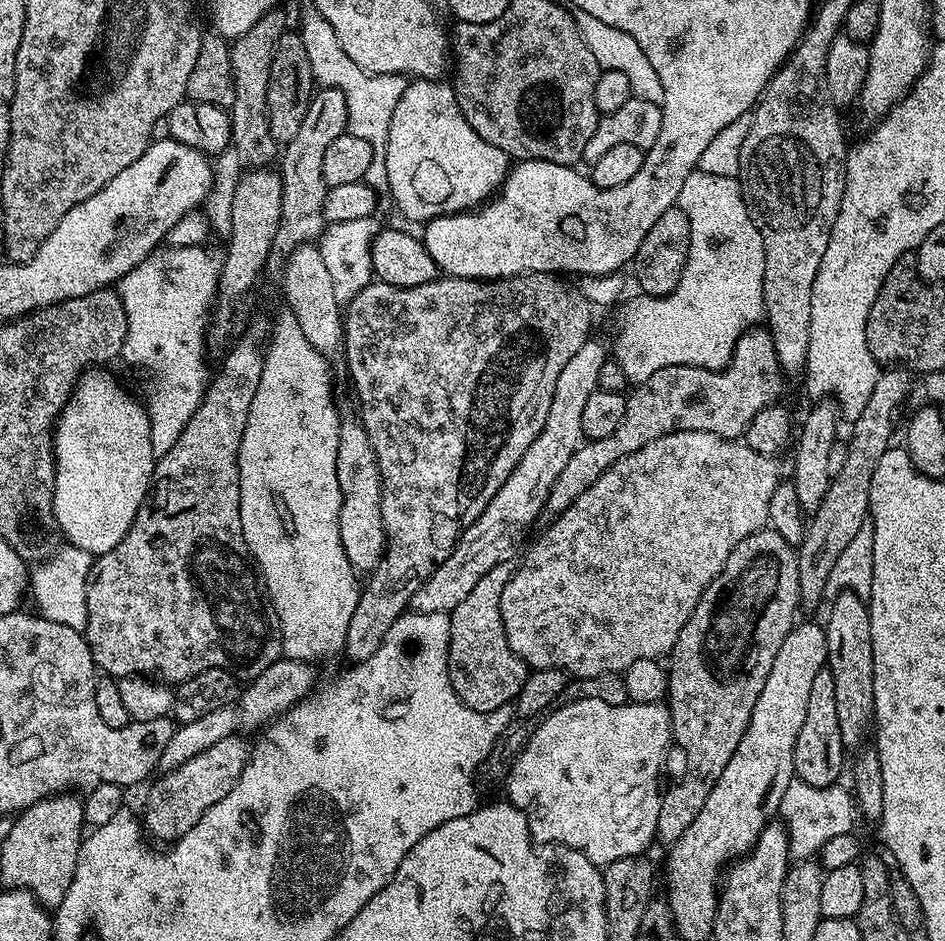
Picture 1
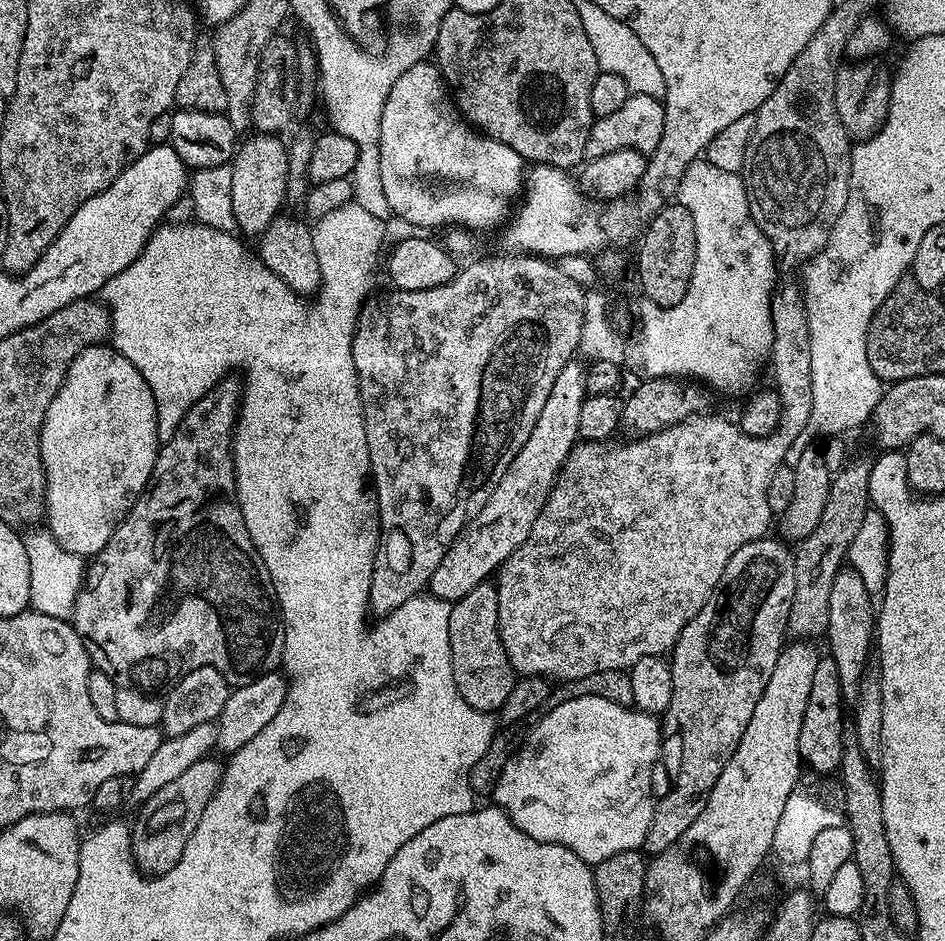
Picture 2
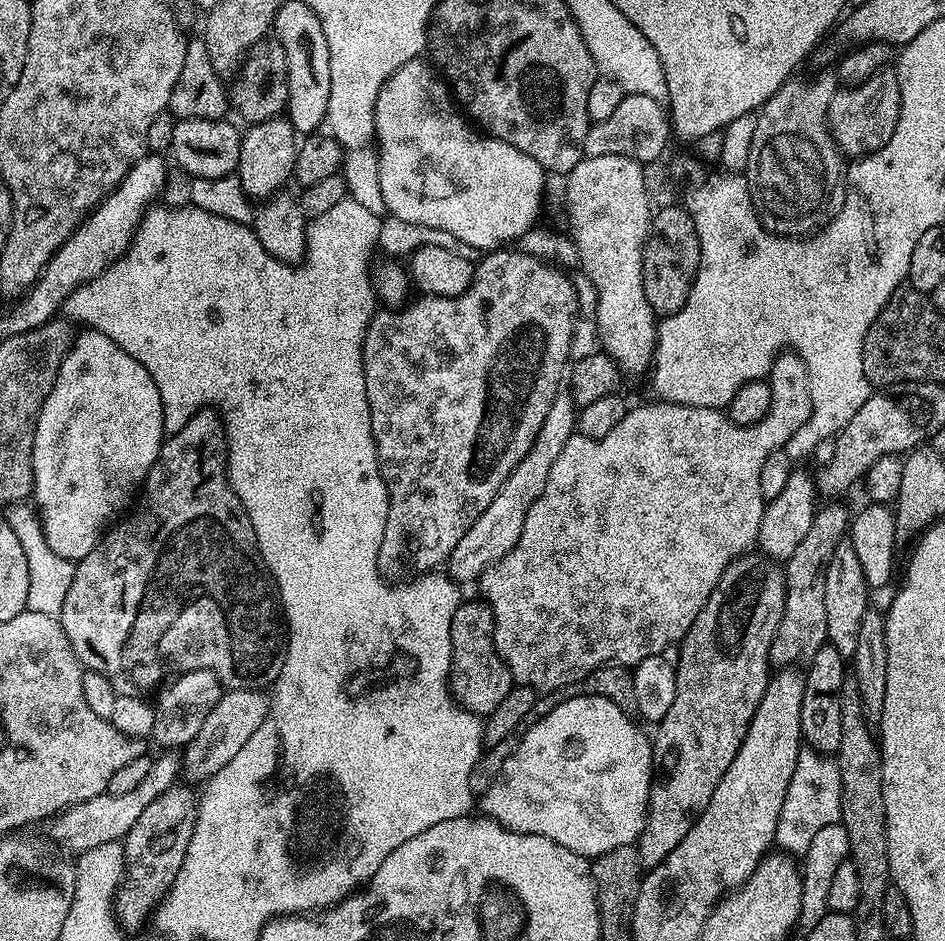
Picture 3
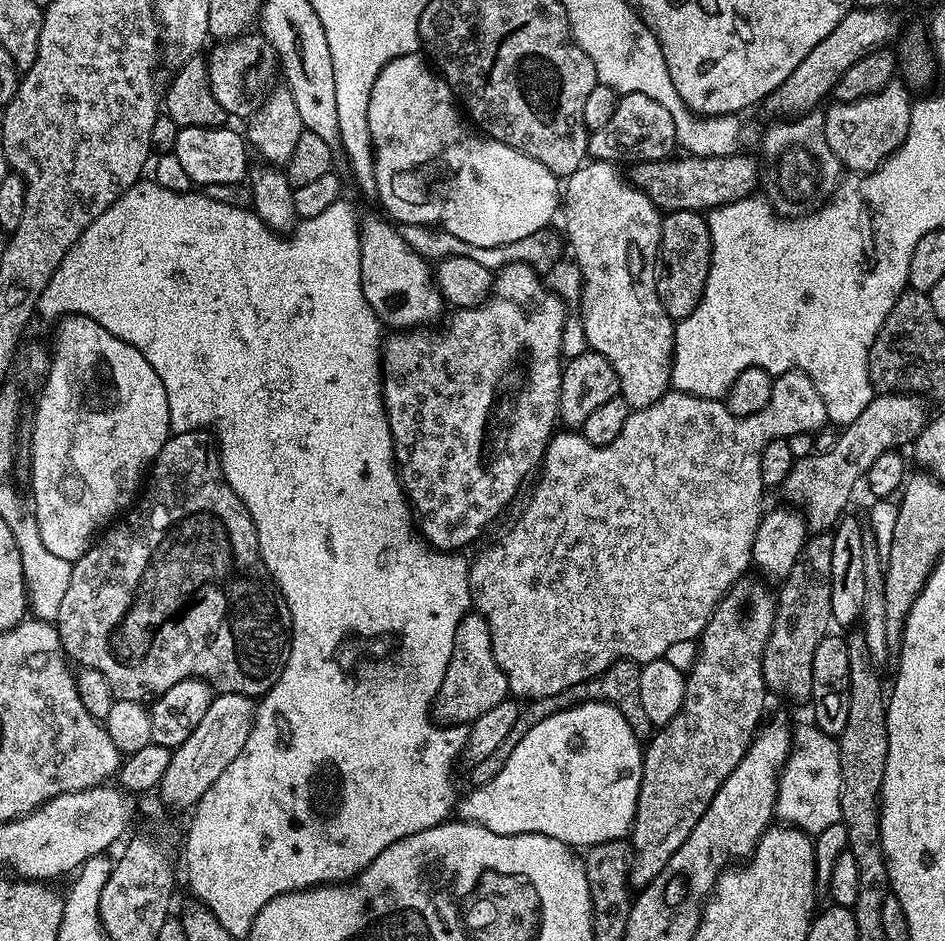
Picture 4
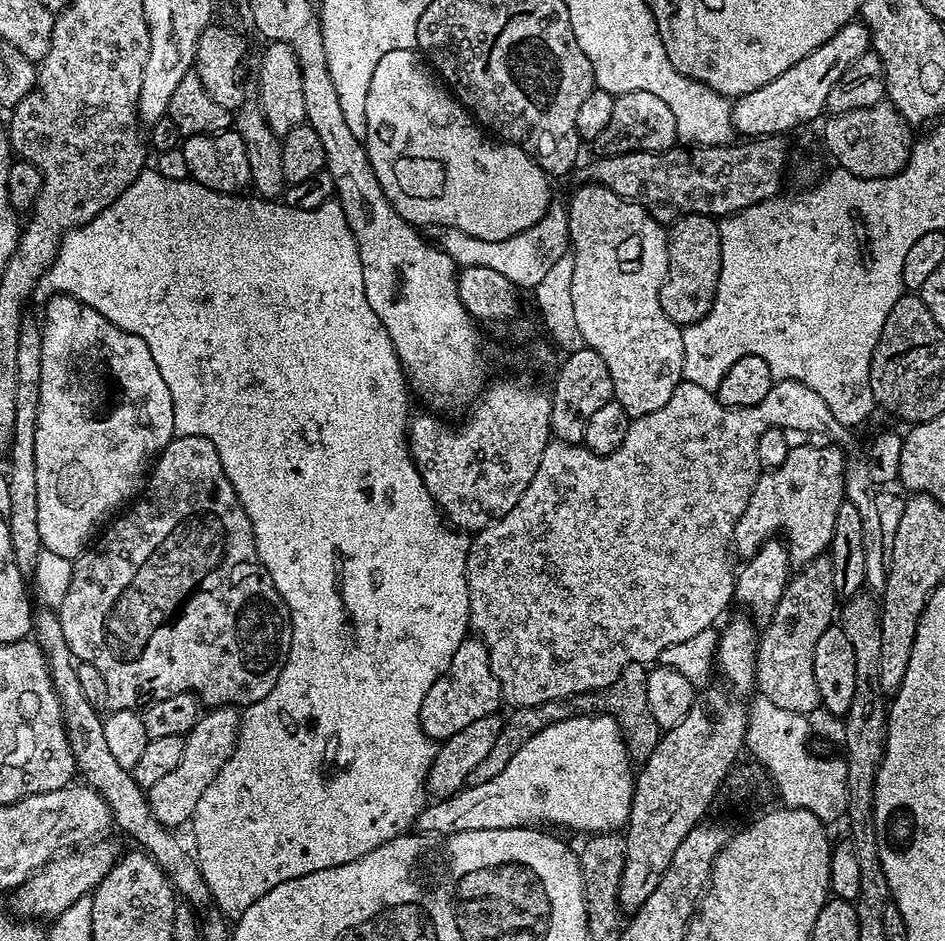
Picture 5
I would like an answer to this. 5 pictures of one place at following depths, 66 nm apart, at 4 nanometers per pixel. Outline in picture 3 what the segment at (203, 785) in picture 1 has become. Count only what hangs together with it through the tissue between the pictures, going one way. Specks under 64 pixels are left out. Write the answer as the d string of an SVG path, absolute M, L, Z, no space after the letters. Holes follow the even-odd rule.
M177 782L165 790L142 814L138 822L130 827L122 839L124 849L124 879L116 891L114 911L117 921L128 924L140 924L144 915L164 899L165 893L176 880L178 870L186 858L186 846L194 834L196 825L197 793L183 788ZM149 907L149 908L148 908ZM125 920L125 921L124 921Z

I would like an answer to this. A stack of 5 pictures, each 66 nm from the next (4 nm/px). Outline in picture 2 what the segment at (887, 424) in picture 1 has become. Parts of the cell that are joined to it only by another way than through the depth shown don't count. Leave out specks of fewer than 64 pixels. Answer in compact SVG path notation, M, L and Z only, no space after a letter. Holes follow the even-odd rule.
M849 459L844 467L832 477L830 494L826 494L826 507L822 518L812 533L799 541L794 548L794 602L790 606L787 635L792 638L823 637L828 631L830 614L830 586L845 563L850 542L862 526L862 518L870 510L868 503L868 483L870 482L871 463L866 459Z

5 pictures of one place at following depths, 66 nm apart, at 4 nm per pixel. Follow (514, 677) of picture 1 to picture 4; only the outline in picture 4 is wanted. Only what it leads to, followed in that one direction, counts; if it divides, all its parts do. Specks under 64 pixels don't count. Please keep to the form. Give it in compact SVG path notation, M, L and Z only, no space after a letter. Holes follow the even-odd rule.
M469 611L462 622L458 622L446 678L442 678L442 686L436 695L435 719L448 726L468 726L473 720L482 718L486 710L498 706L498 702L509 699L509 696L506 674L502 674L494 658L490 626L479 612Z

